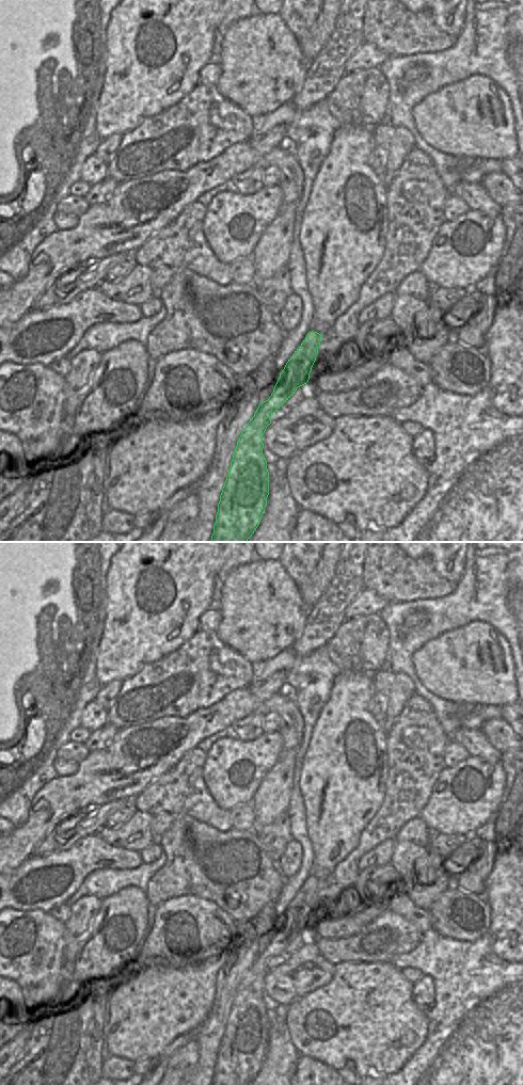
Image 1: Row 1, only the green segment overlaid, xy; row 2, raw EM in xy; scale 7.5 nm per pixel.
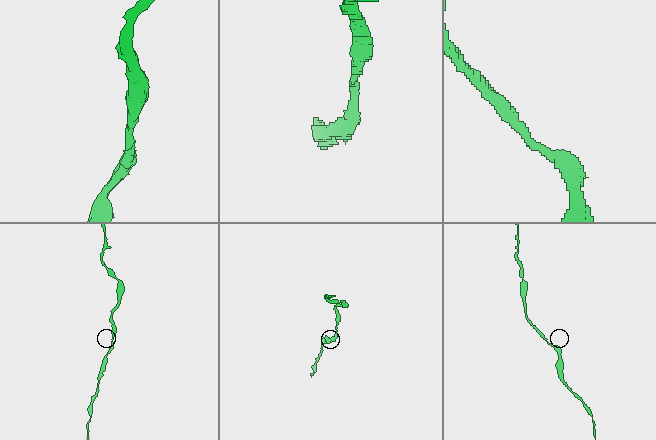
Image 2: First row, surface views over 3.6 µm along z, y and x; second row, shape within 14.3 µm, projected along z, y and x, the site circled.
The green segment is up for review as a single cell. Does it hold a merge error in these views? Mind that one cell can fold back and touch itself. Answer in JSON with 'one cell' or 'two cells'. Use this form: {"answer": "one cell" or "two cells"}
{"answer": "one cell"}

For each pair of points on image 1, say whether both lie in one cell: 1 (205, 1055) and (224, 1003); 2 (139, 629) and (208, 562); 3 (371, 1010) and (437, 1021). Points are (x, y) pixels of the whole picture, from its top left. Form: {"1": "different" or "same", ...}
{"1": "same", "2": "same", "3": "different"}

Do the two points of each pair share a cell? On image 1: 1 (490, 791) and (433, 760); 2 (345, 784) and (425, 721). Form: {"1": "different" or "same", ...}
{"1": "different", "2": "different"}

